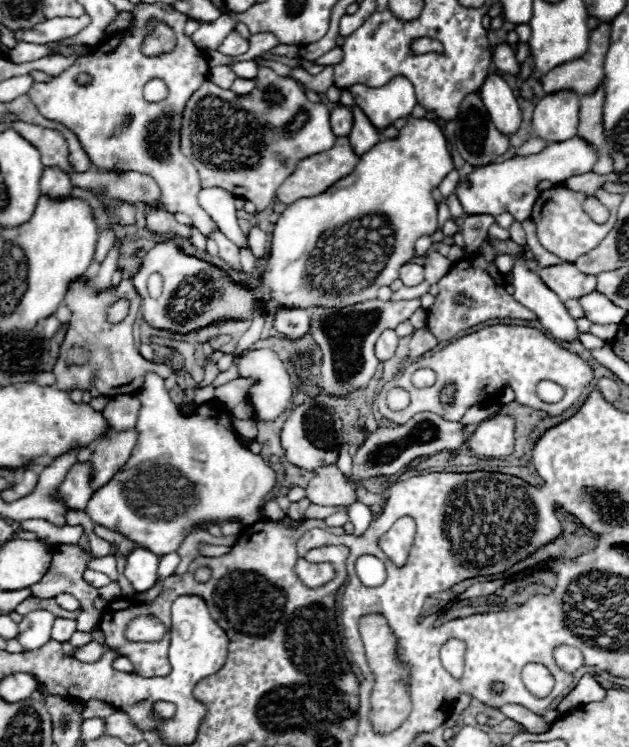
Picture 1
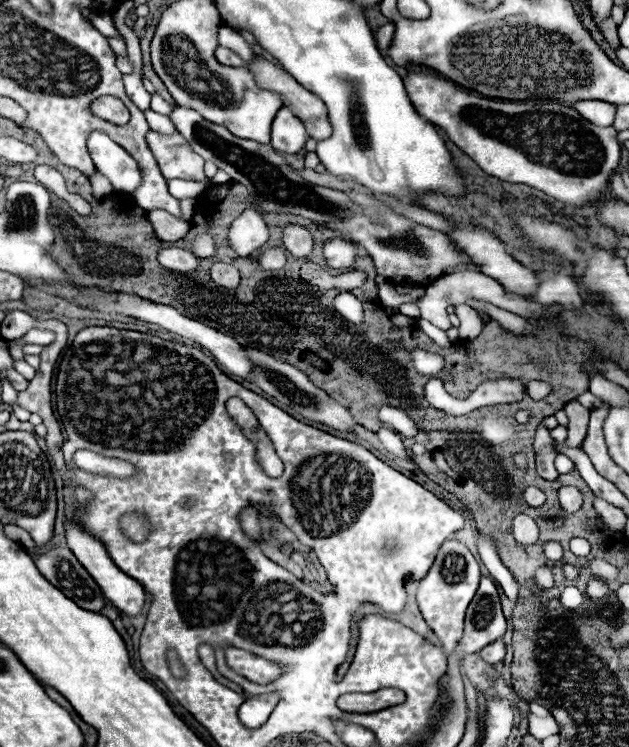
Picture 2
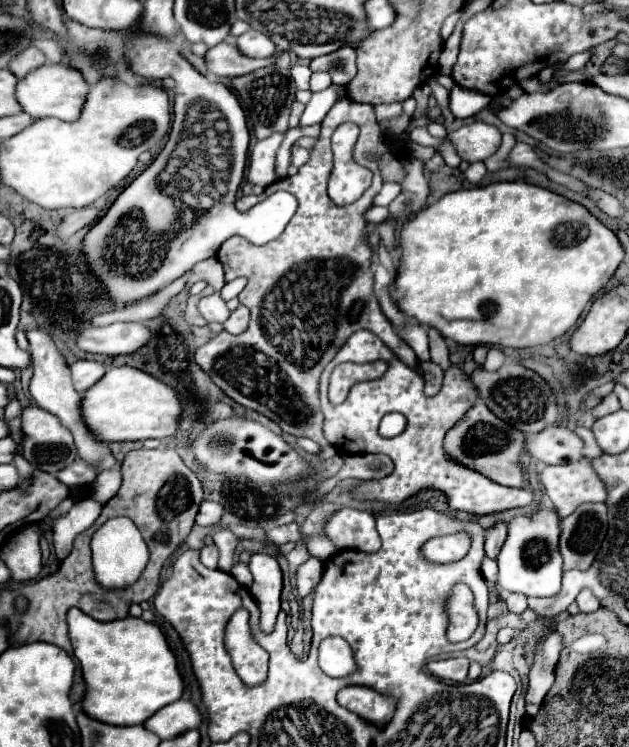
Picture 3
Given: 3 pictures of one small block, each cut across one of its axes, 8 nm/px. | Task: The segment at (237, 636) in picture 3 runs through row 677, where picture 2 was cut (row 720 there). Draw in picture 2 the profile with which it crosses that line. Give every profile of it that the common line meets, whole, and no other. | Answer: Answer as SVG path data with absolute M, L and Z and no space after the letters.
M262 694L262 696L246 698L246 702L238 710L238 720L250 730L260 728L272 714L274 706L276 706L276 694Z

